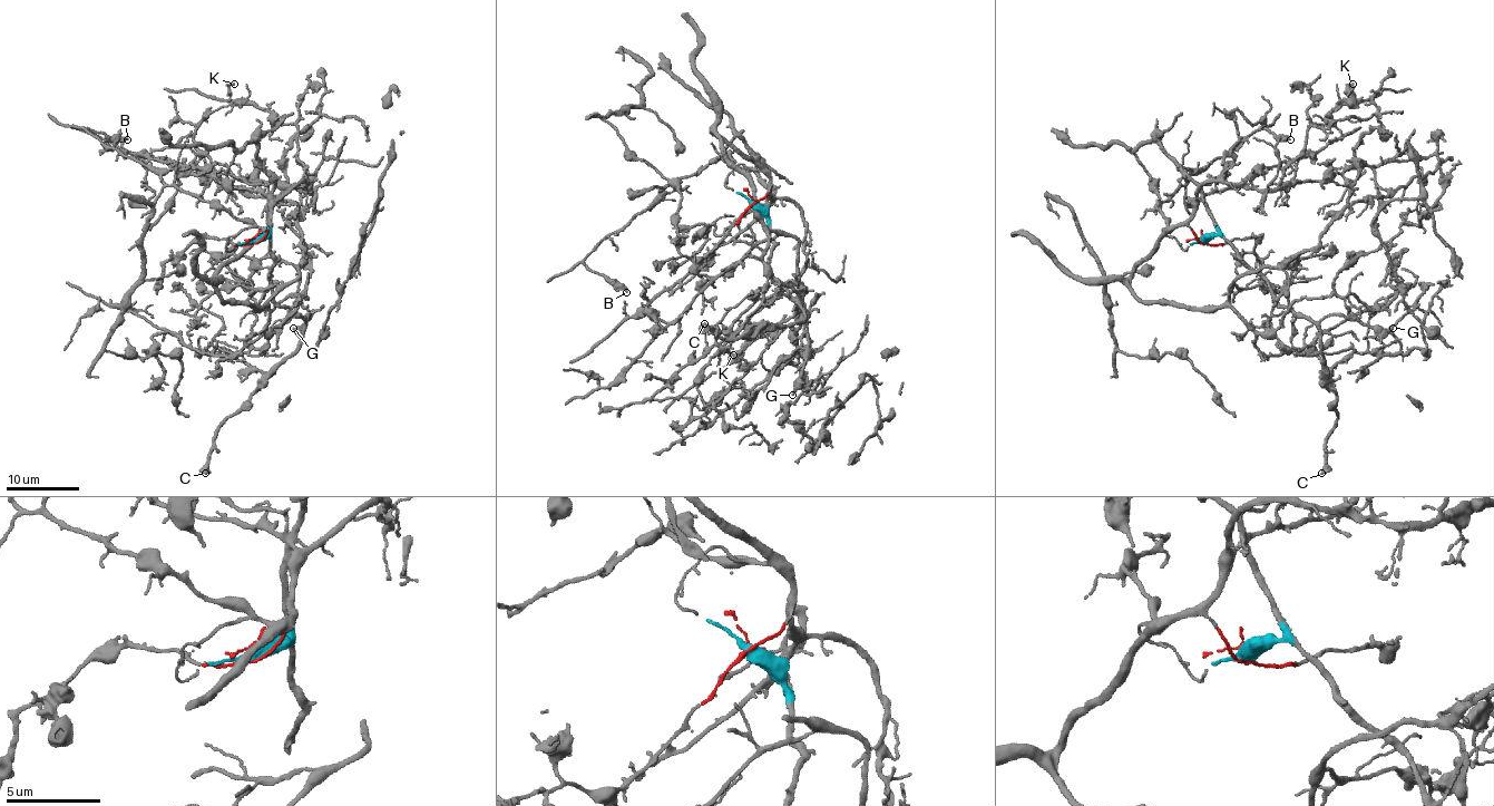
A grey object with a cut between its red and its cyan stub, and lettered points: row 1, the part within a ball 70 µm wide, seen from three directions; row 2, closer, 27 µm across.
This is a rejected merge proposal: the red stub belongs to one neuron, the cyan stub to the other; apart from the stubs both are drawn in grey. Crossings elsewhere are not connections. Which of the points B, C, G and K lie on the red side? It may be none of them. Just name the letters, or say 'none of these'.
B, K

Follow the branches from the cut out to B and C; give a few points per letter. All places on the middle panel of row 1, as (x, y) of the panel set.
B: (751, 204), (770, 187), (770, 177), (724, 158), (669, 183), (583, 261), (627, 292)
C: (751, 204), (768, 223), (773, 244), (768, 269), (804, 318), (764, 326), (751, 338), (725, 340), (704, 323)

